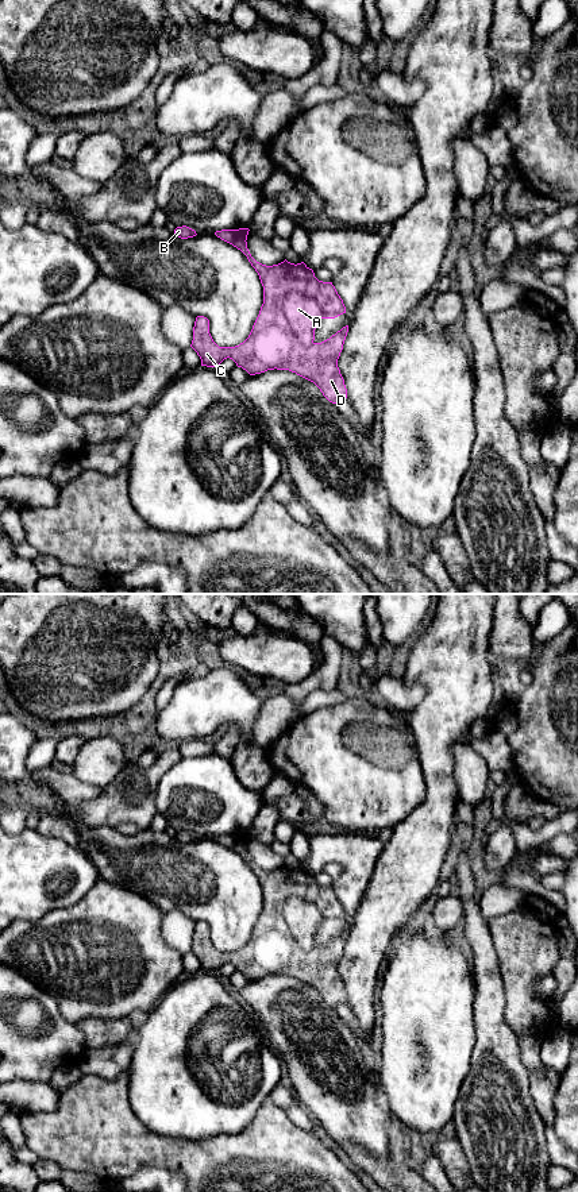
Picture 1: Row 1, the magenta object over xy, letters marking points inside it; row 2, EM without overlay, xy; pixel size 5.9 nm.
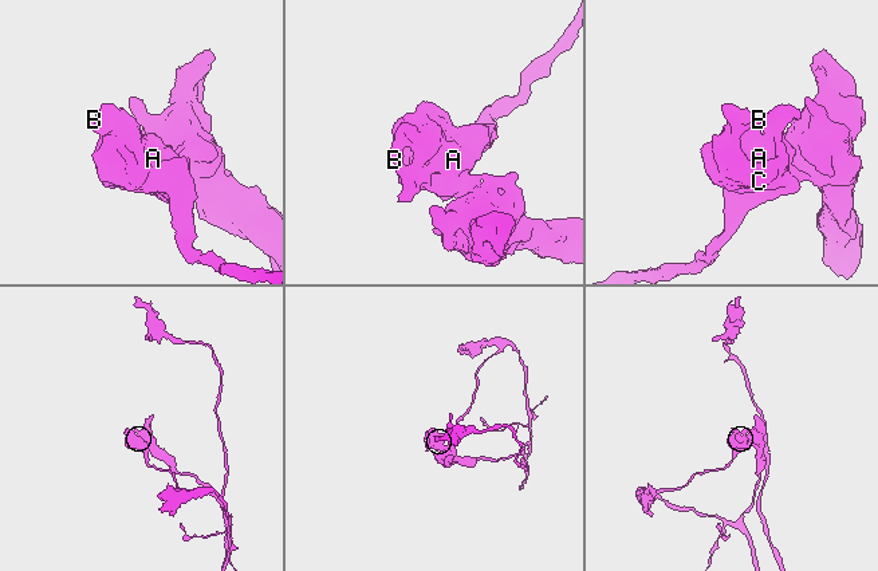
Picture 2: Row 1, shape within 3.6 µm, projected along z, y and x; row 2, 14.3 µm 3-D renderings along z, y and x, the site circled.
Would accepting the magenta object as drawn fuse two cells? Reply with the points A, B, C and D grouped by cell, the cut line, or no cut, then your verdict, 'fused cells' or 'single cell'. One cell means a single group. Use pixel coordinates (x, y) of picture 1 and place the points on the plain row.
A B C D; no cut; single cell

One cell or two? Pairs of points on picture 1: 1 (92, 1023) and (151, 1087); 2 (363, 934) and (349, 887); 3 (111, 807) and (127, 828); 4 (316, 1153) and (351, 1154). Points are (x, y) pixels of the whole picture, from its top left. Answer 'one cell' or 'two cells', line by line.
1: two cells
2: two cells
3: two cells
4: two cells

